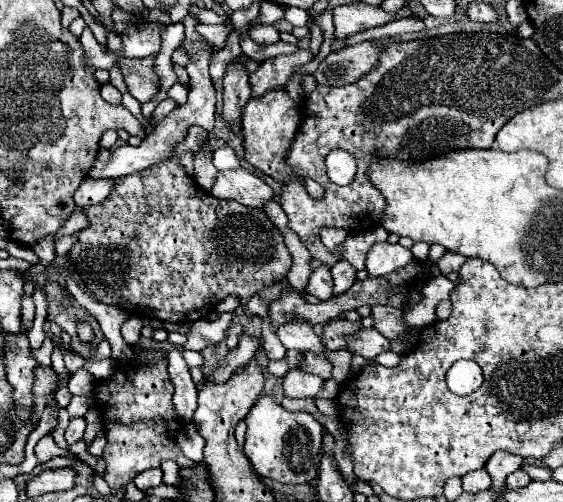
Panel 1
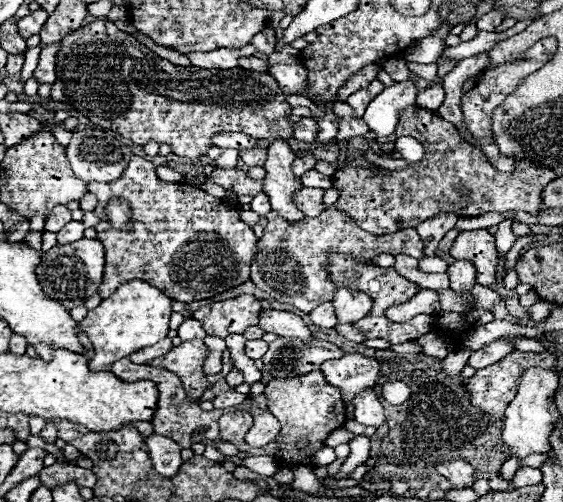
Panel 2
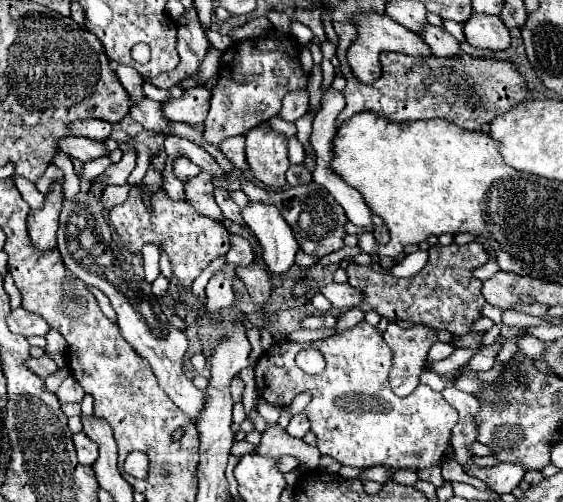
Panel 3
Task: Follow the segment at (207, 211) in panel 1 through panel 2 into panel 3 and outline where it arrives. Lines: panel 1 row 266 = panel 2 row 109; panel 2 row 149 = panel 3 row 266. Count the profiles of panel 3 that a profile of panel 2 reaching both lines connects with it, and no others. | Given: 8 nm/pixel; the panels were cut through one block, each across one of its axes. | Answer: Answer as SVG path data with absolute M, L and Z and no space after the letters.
M132 186L126 202L114 206L108 220L128 252L138 254L144 244L156 244L160 250L164 250L170 256L172 272L180 288L190 288L190 284L204 268L208 268L212 260L230 250L230 234L222 222L198 214L184 200L172 200L164 190L150 194L150 206L146 206L142 186Z

